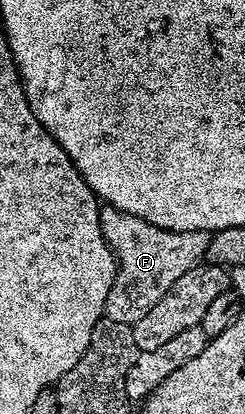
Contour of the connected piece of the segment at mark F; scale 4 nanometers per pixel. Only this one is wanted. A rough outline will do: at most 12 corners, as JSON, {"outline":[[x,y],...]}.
{"outline":[[114,205],[105,317],[133,326],[202,264],[208,233],[167,231]]}

